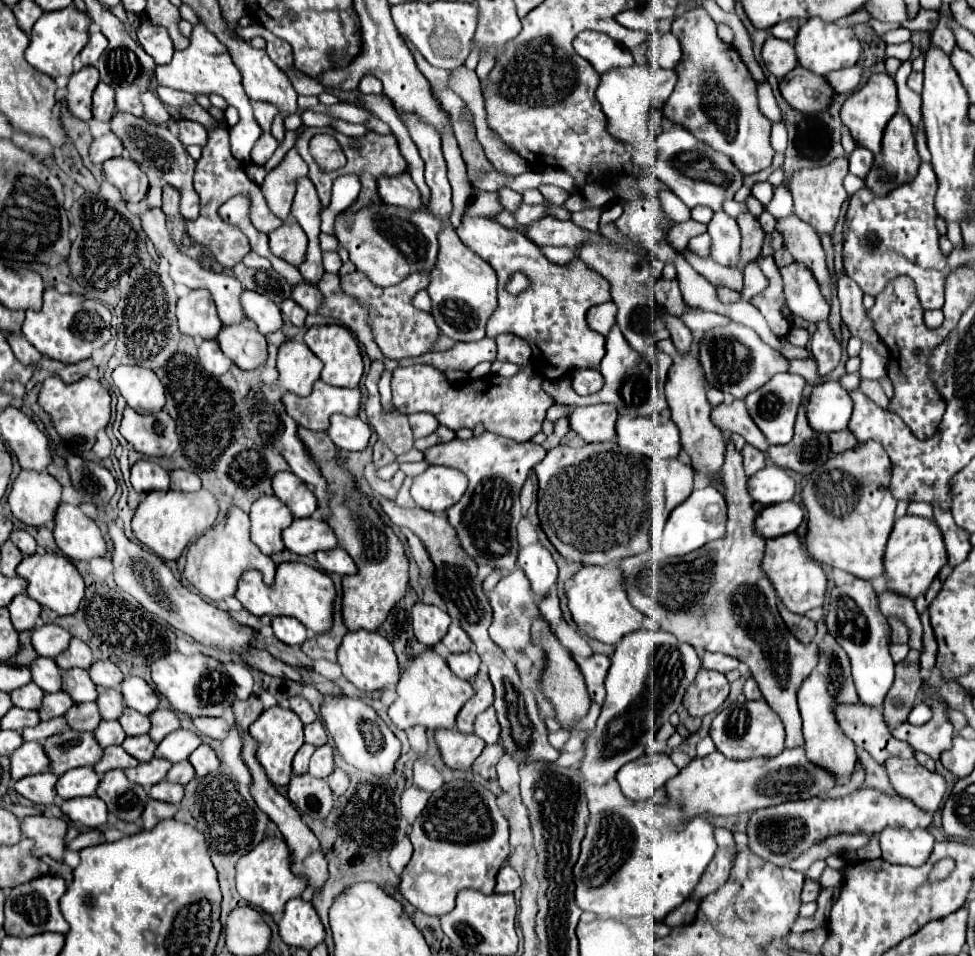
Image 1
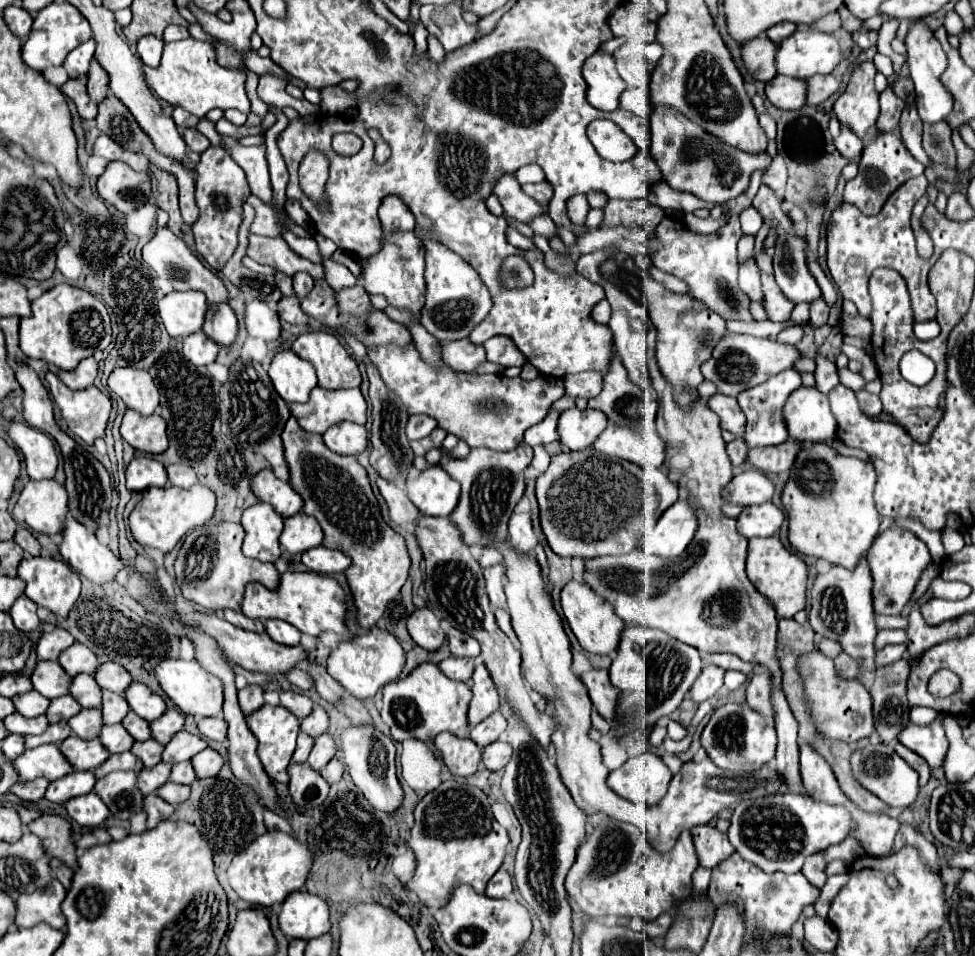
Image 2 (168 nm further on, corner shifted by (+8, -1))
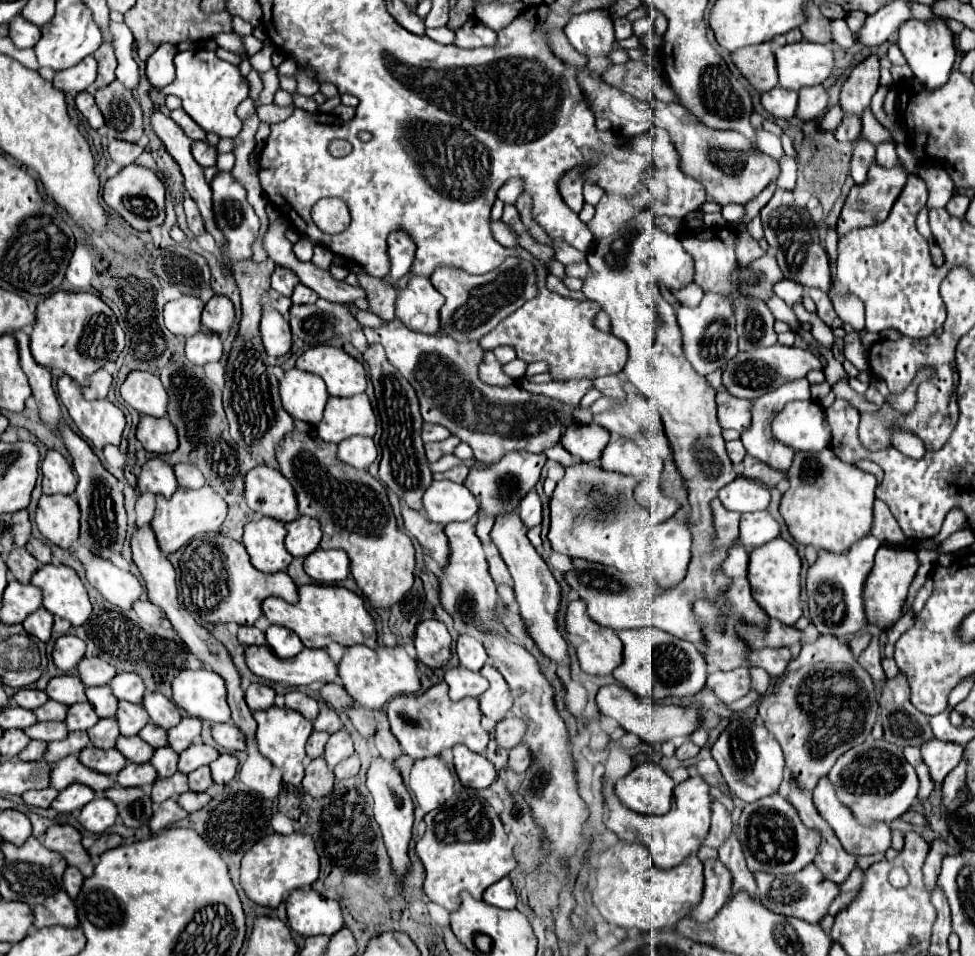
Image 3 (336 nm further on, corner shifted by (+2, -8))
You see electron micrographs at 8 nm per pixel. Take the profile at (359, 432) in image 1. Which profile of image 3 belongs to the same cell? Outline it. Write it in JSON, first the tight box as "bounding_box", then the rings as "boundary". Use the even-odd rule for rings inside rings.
{"bounding_box":[338,437,378,469],"boundary":[[[348,437],[338,445],[338,459],[356,469],[368,469],[376,455],[378,451],[370,437]]]}

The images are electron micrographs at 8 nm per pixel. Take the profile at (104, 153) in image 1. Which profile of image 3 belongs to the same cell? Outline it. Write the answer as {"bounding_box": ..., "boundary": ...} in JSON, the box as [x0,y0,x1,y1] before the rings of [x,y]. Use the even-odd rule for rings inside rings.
{"bounding_box":[108,141,144,167],"boundary":[[[110,141],[110,143],[108,143],[110,159],[112,159],[114,163],[118,163],[120,167],[132,165],[142,151],[144,151],[144,147],[132,145],[132,143],[126,143],[126,141]]]}

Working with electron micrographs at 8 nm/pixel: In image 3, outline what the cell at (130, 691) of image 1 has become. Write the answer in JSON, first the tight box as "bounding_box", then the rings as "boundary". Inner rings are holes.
{"bounding_box":[142,691,182,729],"boundary":[[[146,691],[142,705],[144,705],[146,713],[150,715],[150,721],[154,725],[162,727],[162,729],[172,729],[182,719],[180,709],[170,699],[166,699],[162,693],[150,693],[150,691]]]}

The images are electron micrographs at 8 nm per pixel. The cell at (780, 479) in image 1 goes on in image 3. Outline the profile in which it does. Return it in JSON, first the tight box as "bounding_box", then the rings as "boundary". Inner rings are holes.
{"bounding_box":[718,477,770,513],"boundary":[[[738,477],[730,485],[722,487],[718,497],[728,511],[738,511],[738,513],[764,511],[770,505],[768,487],[748,477]]]}

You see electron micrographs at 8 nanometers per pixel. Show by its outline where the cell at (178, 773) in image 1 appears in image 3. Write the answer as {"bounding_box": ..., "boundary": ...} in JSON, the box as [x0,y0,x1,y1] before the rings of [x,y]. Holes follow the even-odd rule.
{"bounding_box":[188,767,214,791],"boundary":[[[200,767],[188,773],[188,783],[190,783],[190,791],[208,791],[214,785],[208,767]]]}

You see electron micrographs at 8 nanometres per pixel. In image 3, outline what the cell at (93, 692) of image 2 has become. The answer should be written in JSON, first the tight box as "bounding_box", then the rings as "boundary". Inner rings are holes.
{"bounding_box":[86,685,118,717],"boundary":[[[104,685],[104,687],[88,687],[86,697],[88,697],[90,705],[94,707],[94,711],[98,713],[98,717],[114,717],[116,715],[118,699],[112,695],[108,685]]]}

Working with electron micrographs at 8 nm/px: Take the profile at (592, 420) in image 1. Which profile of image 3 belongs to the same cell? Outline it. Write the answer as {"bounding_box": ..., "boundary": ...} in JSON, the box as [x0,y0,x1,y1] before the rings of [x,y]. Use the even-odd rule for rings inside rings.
{"bounding_box":[560,425,610,463],"boundary":[[[570,425],[562,435],[560,443],[566,451],[580,457],[584,463],[596,463],[604,445],[608,443],[610,433],[600,425]]]}

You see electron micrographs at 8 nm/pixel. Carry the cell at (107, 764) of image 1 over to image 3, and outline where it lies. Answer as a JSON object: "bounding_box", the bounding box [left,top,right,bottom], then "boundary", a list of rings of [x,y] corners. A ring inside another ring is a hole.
{"bounding_box":[116,763,156,787],"boundary":[[[126,763],[126,767],[116,775],[116,783],[122,787],[144,787],[156,781],[156,769],[150,763]]]}

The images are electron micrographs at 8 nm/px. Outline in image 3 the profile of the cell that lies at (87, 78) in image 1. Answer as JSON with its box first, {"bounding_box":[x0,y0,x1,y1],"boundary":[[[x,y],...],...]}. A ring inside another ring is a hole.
{"bounding_box":[76,91,104,129],"boundary":[[[82,91],[82,93],[76,95],[76,107],[88,119],[88,123],[90,123],[92,129],[104,127],[104,117],[102,117],[102,113],[100,113],[94,97],[88,91]]]}

